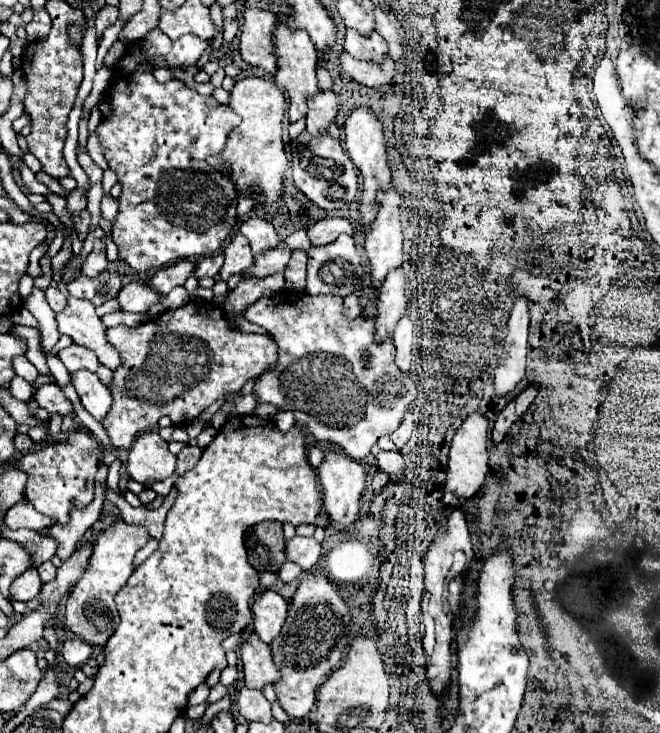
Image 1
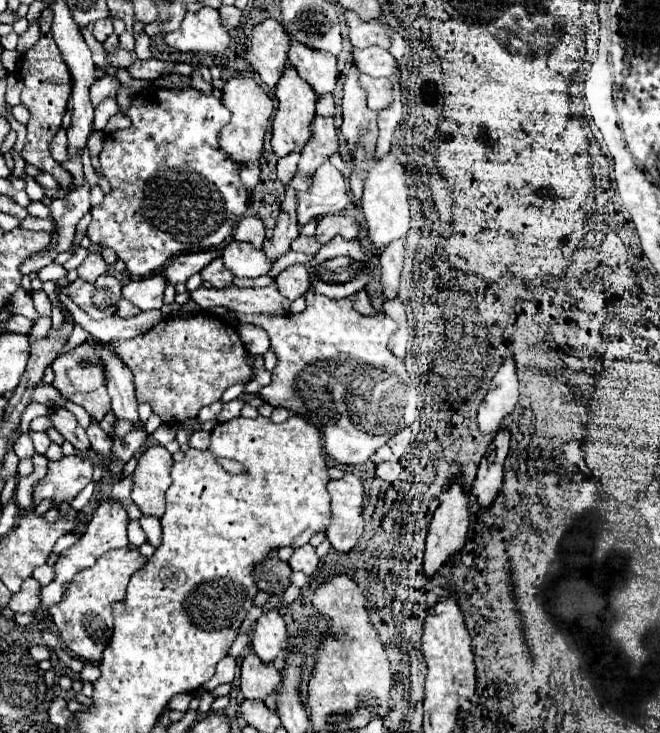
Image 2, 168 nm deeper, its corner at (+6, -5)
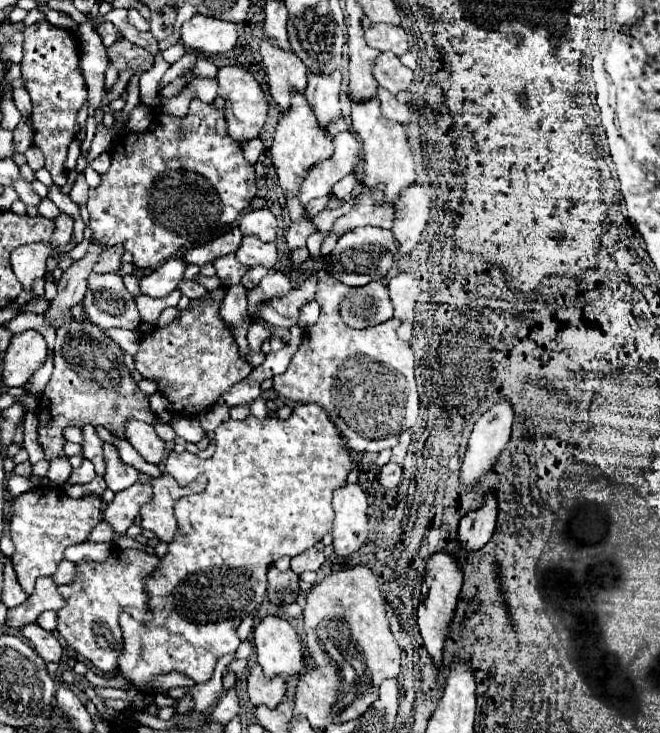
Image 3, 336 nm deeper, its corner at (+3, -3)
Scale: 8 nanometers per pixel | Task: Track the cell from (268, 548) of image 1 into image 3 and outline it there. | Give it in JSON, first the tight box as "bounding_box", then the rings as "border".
{"bounding_box":[268,565,298,605],"border":[[[274,565],[268,569],[268,599],[274,605],[286,605],[298,597],[298,575],[288,571],[278,571]]]}

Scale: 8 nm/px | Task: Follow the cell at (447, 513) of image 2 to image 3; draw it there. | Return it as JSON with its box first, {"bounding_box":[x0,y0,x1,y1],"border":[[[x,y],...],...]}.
{"bounding_box":[418,551,464,665],"border":[[[436,551],[426,563],[426,575],[422,581],[422,599],[420,599],[420,607],[418,607],[418,627],[420,627],[420,635],[424,639],[424,645],[436,665],[442,663],[444,637],[448,633],[448,625],[450,625],[452,613],[456,609],[458,593],[462,587],[462,577],[464,577],[464,573],[462,573],[460,559],[454,553]]]}

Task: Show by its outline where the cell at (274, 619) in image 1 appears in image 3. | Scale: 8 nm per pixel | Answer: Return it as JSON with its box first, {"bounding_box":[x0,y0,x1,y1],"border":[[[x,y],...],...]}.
{"bounding_box":[254,615,304,677],"border":[[[274,615],[264,617],[254,627],[254,649],[266,677],[298,675],[304,665],[302,645],[294,627]]]}

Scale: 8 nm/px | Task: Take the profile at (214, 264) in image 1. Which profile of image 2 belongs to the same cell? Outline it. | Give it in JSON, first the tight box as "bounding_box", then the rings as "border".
{"bounding_box":[201,257,233,289],"border":[[[221,257],[213,259],[213,261],[201,271],[201,275],[203,275],[203,279],[209,281],[215,289],[225,289],[225,287],[231,287],[231,285],[233,285],[233,275],[231,275],[231,271],[227,271],[227,269],[223,267],[223,259],[221,259]]]}

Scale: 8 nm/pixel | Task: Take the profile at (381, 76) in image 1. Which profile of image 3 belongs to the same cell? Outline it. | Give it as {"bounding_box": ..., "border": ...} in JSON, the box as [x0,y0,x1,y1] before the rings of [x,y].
{"bounding_box":[378,87,410,123],"border":[[[378,87],[378,99],[380,99],[380,109],[382,109],[382,115],[386,115],[388,119],[392,121],[398,121],[398,123],[408,123],[410,119],[410,105],[406,99],[402,97],[396,97],[392,95],[390,91]]]}

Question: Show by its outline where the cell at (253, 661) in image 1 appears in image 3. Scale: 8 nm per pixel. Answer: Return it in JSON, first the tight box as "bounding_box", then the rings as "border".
{"bounding_box":[248,663,286,707],"border":[[[256,663],[250,667],[248,675],[248,697],[254,705],[268,705],[276,707],[286,695],[284,677],[266,677],[262,667]]]}

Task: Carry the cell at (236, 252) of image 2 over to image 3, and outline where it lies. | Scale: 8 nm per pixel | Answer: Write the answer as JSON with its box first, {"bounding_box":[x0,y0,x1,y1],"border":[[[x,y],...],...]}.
{"bounding_box":[236,235,276,269],"border":[[[248,235],[242,239],[240,249],[236,251],[236,259],[244,267],[262,265],[266,269],[272,269],[276,265],[276,245],[274,243],[262,243],[262,241],[258,241],[258,237]]]}

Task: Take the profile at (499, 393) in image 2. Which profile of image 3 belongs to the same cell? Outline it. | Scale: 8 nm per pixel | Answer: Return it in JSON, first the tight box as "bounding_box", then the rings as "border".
{"bounding_box":[460,399,514,485],"border":[[[500,399],[476,421],[468,441],[468,451],[462,463],[460,481],[472,485],[478,481],[498,459],[510,439],[514,423],[514,407],[508,399]]]}

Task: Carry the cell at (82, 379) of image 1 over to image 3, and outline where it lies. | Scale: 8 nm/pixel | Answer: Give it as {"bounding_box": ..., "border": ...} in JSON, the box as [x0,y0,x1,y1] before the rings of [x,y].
{"bounding_box":[102,441,138,493],"border":[[[104,441],[102,445],[102,451],[104,451],[104,457],[106,457],[106,473],[104,473],[104,479],[106,479],[106,485],[116,493],[116,491],[122,491],[122,489],[128,489],[130,485],[134,485],[138,481],[138,471],[126,463],[122,463],[120,455],[118,455],[118,449],[110,443],[110,441]]]}

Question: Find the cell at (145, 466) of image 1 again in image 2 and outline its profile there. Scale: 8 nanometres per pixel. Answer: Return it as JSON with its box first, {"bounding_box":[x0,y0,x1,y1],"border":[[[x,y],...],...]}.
{"bounding_box":[131,445,173,519],"border":[[[161,445],[149,447],[139,457],[139,465],[133,473],[135,485],[131,499],[141,509],[143,515],[161,519],[165,511],[165,491],[171,485],[169,479],[171,465],[173,465],[171,453]]]}

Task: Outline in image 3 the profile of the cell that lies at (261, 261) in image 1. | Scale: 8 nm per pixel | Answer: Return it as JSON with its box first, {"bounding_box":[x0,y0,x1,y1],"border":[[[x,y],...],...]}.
{"bounding_box":[300,131,360,205],"border":[[[350,131],[338,133],[334,137],[334,155],[330,159],[318,161],[314,167],[308,169],[300,187],[300,203],[308,205],[310,199],[328,195],[334,183],[338,183],[344,175],[354,173],[354,167],[360,159],[358,151],[360,141]]]}

